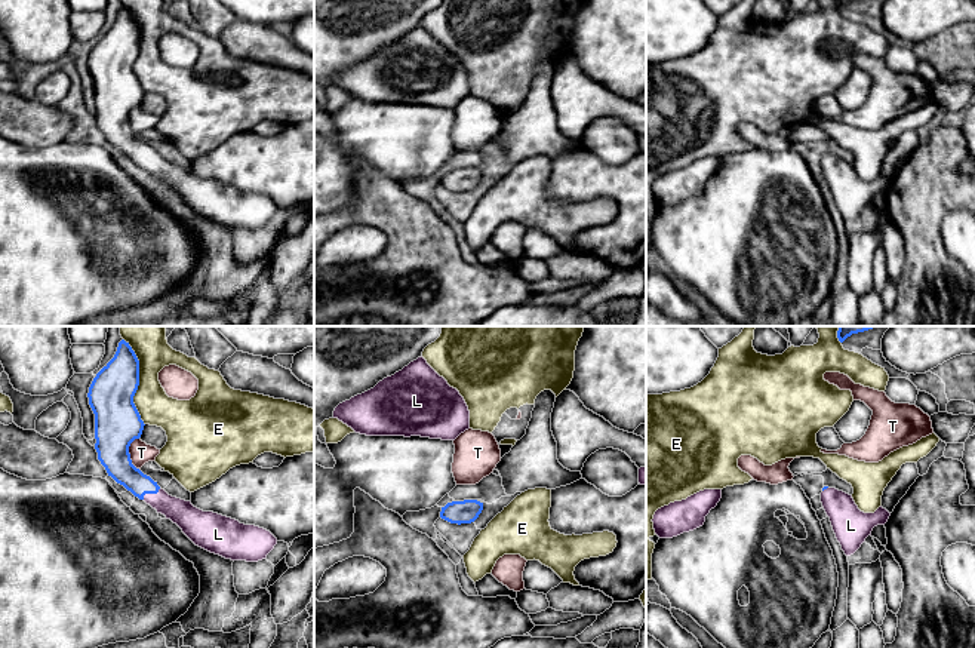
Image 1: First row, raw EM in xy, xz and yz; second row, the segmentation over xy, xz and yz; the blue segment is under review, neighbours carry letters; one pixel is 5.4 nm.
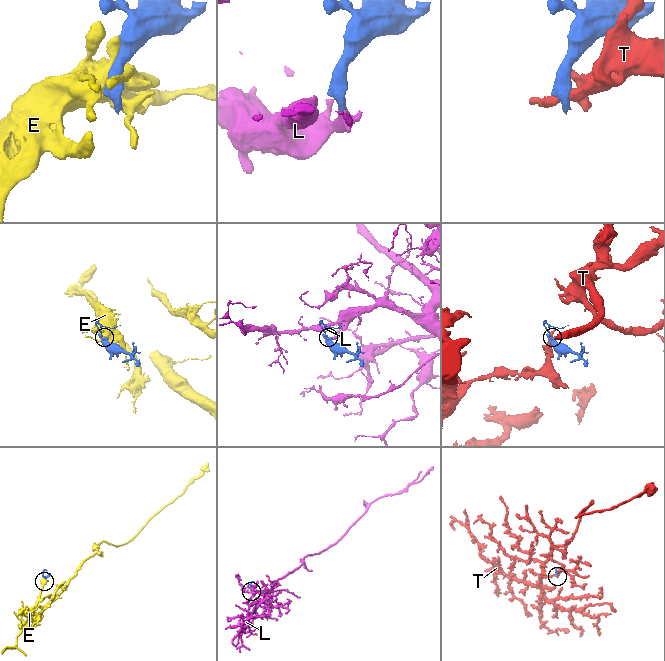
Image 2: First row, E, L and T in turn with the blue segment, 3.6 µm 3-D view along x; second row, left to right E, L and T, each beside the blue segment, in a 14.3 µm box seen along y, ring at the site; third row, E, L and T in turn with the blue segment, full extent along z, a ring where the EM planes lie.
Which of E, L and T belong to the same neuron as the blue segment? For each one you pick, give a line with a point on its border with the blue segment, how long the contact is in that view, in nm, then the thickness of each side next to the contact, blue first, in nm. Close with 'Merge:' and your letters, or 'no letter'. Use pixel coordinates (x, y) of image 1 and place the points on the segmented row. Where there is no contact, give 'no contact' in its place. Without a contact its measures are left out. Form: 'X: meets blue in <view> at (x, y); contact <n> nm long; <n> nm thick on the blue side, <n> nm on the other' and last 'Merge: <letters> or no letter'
L: meets blue in xy at (150, 493); contact 120 nm long; 150 nm thick on the blue side, 140 nm on the other
Merge: L

